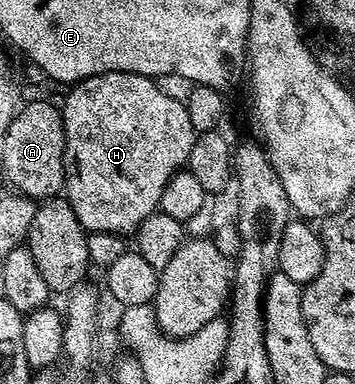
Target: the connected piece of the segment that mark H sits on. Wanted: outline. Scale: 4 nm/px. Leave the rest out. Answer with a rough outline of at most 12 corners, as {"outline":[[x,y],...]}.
{"outline":[[108,72],[61,103],[64,196],[133,235],[183,169],[188,108]]}

